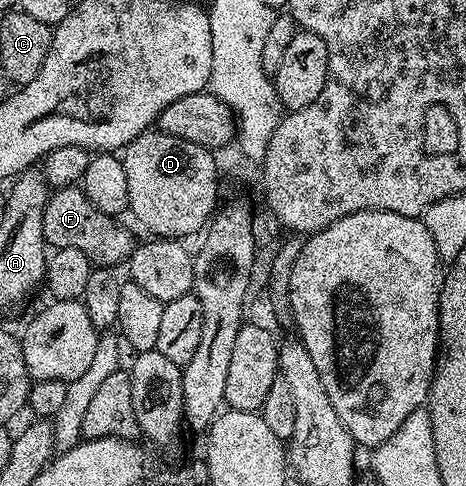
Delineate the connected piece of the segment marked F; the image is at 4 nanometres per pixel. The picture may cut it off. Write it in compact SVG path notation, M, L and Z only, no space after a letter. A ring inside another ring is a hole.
M79 185L60 187L48 194L47 204L43 207L43 238L55 249L68 247L81 250L99 269L115 269L118 263L119 266L126 264L137 246L137 239L119 221L94 207Z

